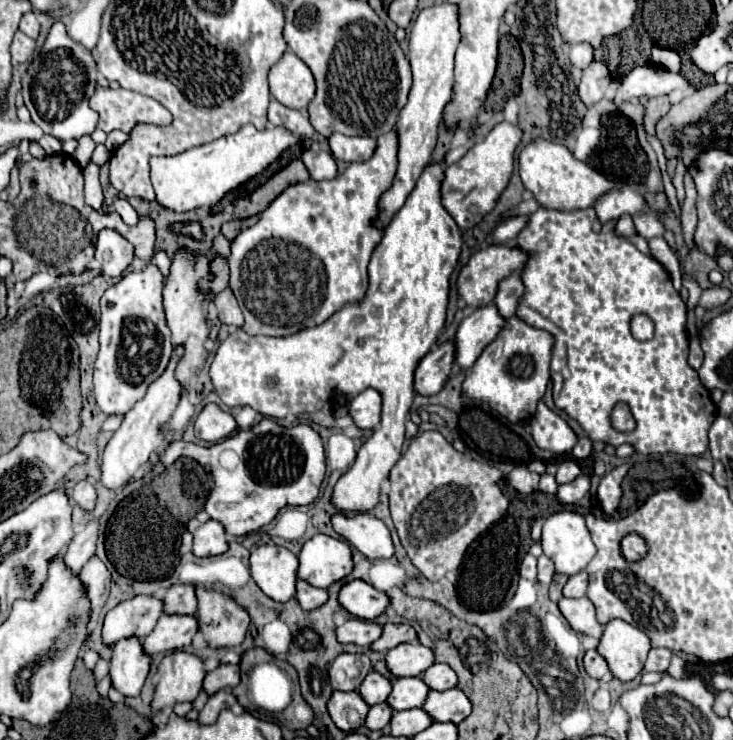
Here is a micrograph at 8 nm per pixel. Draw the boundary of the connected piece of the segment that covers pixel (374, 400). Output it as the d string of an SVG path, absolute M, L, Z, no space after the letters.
M373 388L357 394L349 404L349 414L357 428L373 430L381 420L381 394Z

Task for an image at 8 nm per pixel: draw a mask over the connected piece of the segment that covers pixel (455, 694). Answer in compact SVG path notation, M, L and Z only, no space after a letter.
M451 688L445 692L431 690L423 710L435 720L435 722L453 722L459 724L471 714L471 702L459 688Z

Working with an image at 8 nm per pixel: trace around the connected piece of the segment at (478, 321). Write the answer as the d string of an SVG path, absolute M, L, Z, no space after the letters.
M493 304L477 308L473 310L473 314L461 320L455 332L455 364L459 366L459 370L471 370L483 348L493 342L493 338L497 338L503 324L505 318L499 316Z

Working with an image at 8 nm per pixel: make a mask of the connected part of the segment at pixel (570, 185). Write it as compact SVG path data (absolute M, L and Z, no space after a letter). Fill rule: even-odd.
M535 138L519 154L519 174L527 190L531 190L537 202L553 210L581 210L595 204L595 200L607 190L615 188L613 182L603 178L585 162L579 162L565 146L551 140Z

